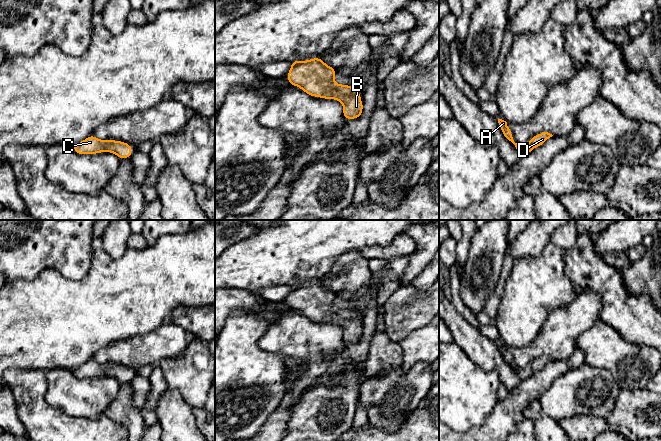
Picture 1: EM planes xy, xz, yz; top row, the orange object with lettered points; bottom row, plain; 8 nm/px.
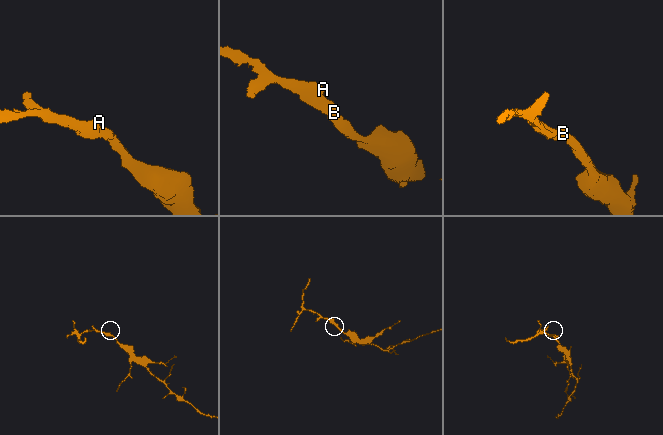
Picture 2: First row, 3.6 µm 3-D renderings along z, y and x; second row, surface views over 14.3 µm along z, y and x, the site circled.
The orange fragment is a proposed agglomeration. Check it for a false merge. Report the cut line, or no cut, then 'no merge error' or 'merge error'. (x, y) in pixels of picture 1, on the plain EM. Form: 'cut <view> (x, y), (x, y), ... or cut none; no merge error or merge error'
cut none; no merge error

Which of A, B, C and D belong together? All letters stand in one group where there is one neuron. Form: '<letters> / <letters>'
A B C D

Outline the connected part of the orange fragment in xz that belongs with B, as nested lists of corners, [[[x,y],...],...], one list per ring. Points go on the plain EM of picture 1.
[[[322,282],[295,284],[291,288],[287,300],[290,309],[313,321],[339,324],[343,328],[344,343],[357,343],[362,339],[362,318],[350,309],[335,307],[336,294],[326,289]]]

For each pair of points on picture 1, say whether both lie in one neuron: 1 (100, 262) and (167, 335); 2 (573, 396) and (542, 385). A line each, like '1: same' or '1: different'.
1: different
2: different

